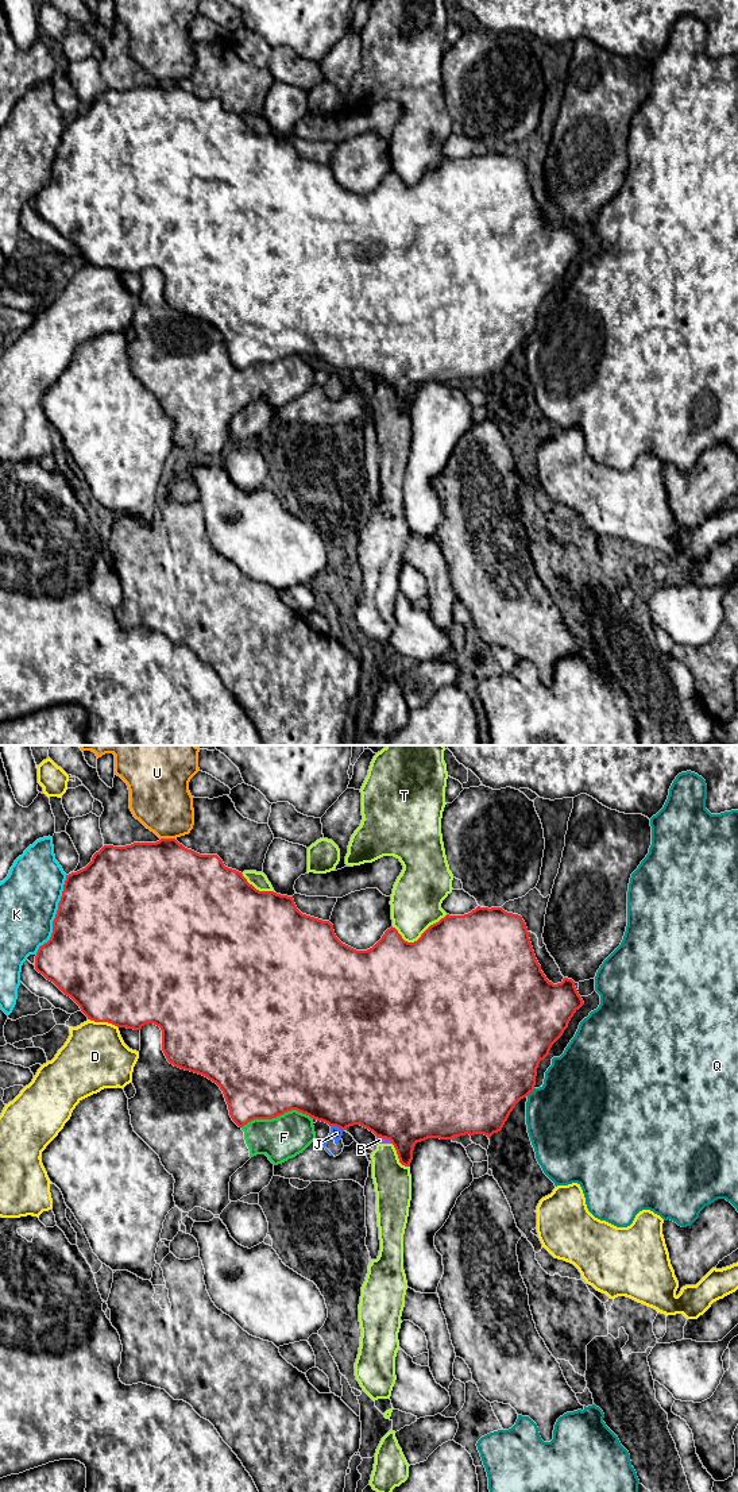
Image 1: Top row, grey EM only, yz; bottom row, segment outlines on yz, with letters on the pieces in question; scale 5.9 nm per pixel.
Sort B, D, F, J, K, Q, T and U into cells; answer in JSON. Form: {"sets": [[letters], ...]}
{"sets": [["B", "T"], ["D"], ["F"], ["J"], ["K"], ["Q"], ["U"]]}

